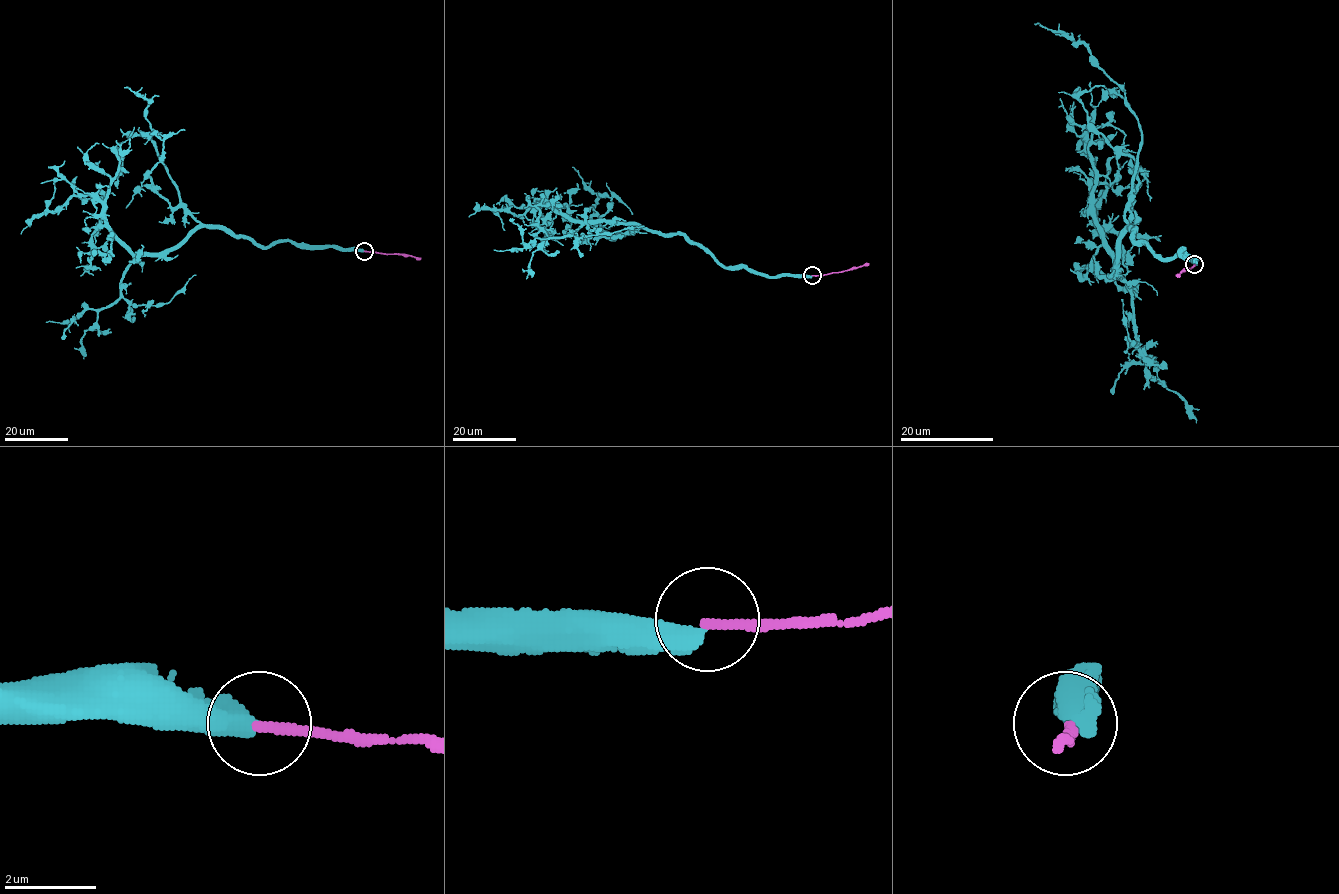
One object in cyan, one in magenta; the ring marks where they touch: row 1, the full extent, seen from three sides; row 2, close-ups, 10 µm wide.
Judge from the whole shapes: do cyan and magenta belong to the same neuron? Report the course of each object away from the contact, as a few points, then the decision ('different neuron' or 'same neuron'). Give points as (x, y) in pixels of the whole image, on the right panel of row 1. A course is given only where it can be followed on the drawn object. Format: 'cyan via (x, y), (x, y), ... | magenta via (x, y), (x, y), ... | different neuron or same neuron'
cyan via (1194, 264), (1182, 250), (1159, 258), (1129, 229), (1114, 267), (1093, 208), (1092, 133), (1116, 127), (1142, 171) | magenta via (1194, 264), (1177, 275) | different neuron

